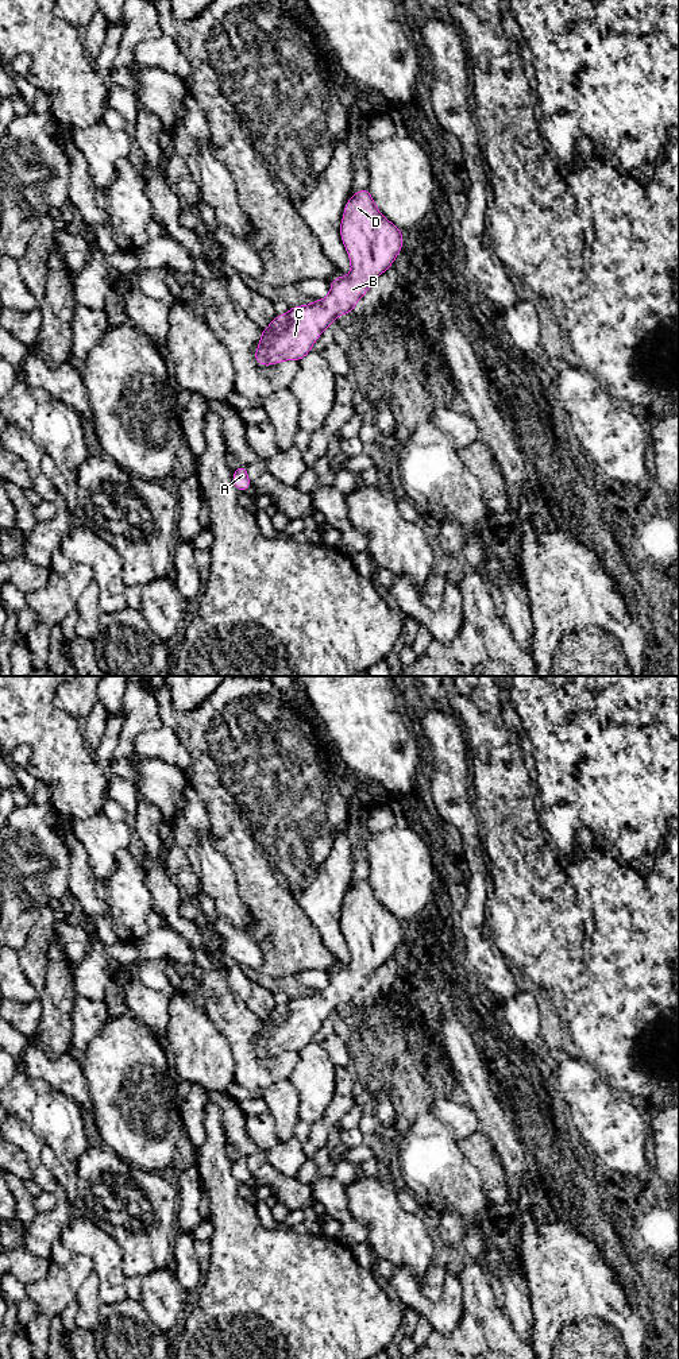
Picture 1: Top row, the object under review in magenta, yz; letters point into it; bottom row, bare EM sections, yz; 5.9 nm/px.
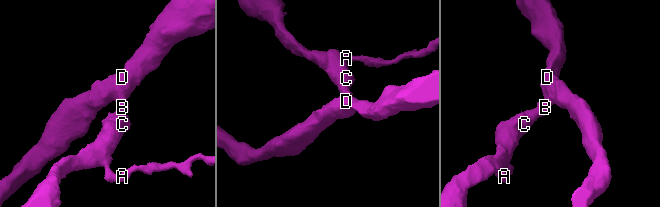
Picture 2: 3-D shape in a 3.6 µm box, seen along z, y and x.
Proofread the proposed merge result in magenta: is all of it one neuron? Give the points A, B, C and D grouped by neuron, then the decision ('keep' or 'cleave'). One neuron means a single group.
A B C D | keep

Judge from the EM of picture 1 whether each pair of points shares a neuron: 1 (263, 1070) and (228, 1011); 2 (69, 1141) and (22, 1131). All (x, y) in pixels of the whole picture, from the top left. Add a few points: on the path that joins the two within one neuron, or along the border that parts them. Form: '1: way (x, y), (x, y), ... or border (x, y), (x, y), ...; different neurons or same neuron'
1: way (249, 1056), (242, 1046), (240, 1026); same neuron
2: border (14, 1115), (20, 1118), (46, 1145); different neurons

